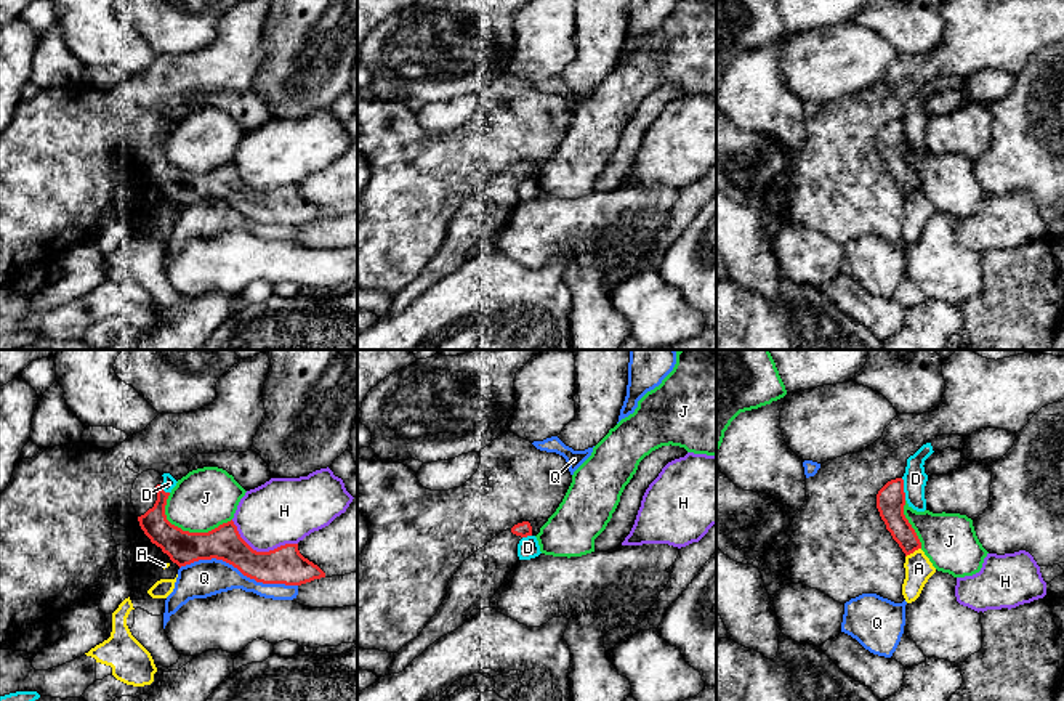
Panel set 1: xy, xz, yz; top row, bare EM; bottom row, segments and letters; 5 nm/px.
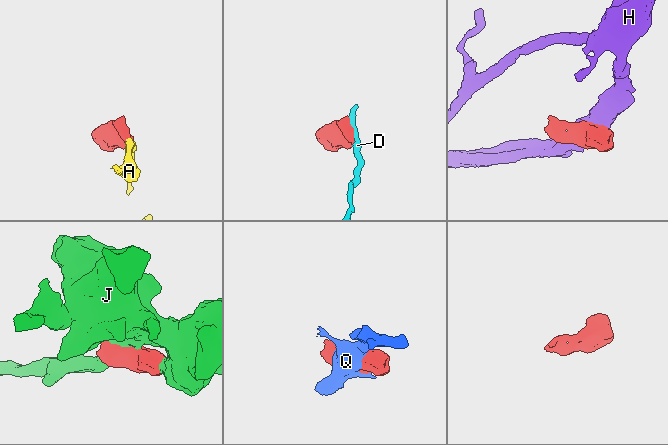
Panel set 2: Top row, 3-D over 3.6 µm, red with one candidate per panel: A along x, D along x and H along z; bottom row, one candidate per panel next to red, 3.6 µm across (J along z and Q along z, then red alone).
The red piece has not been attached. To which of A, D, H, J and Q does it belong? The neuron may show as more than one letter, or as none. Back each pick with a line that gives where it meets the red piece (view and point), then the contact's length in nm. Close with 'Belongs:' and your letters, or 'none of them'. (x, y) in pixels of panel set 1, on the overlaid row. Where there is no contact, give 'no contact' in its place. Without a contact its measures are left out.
Belongs: none of them

